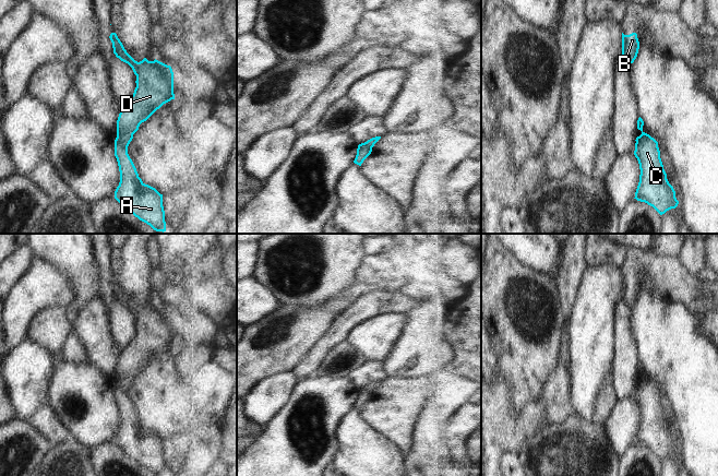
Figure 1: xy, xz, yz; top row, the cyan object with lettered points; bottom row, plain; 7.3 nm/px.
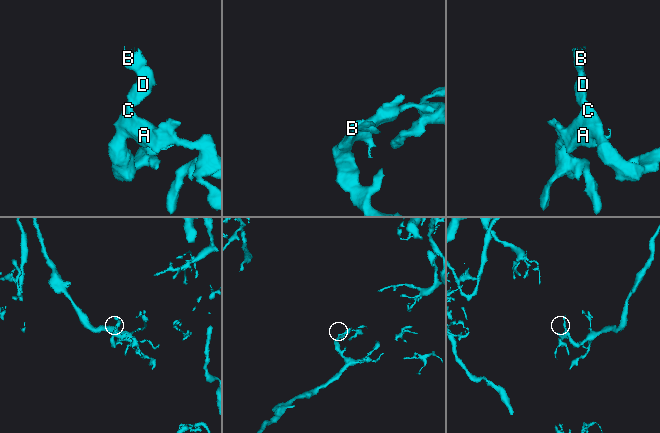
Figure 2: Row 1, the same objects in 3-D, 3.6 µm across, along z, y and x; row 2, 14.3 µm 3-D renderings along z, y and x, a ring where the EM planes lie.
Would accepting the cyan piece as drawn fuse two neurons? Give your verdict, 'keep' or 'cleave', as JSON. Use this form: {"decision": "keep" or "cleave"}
{"decision": "cleave"}

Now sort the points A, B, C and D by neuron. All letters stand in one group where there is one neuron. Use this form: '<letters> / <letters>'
A C / B D

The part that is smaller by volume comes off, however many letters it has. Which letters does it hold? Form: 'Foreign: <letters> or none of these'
Foreign: B, D

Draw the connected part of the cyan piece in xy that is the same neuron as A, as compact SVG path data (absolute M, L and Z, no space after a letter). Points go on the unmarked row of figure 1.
M116 385L115 401L120 416L120 427L115 436L115 443L154 475L166 476L163 439L142 426L128 398L128 392Z

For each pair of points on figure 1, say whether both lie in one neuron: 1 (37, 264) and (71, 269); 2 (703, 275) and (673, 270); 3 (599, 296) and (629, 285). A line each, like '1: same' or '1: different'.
1: different
2: different
3: different

